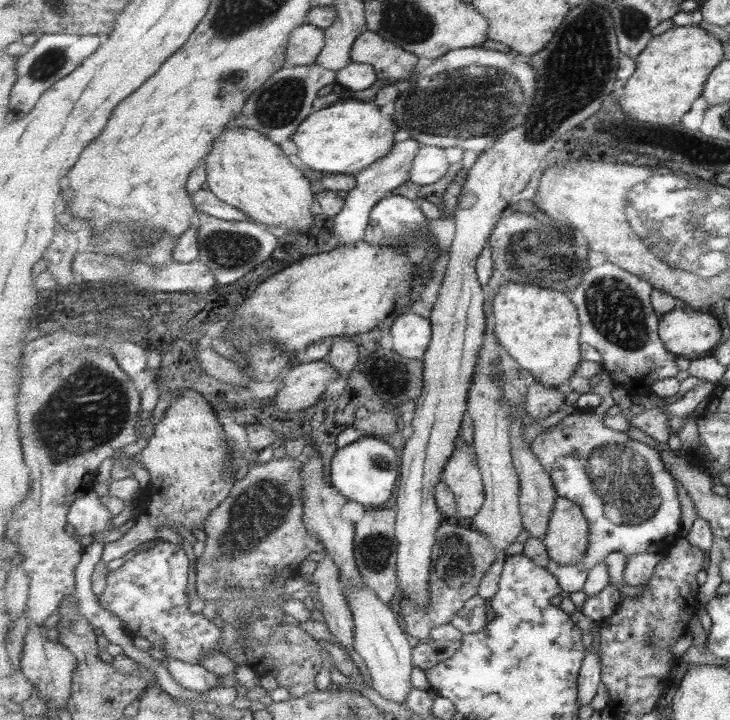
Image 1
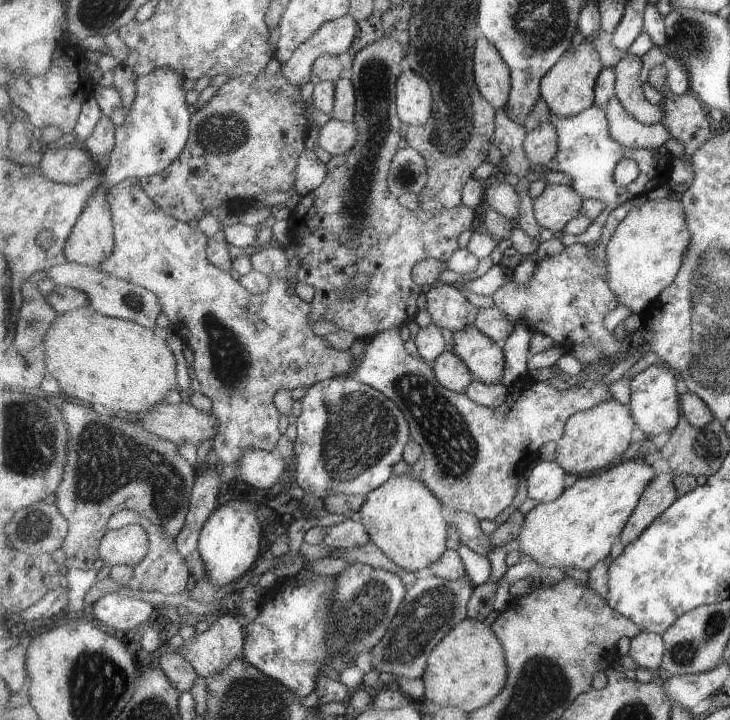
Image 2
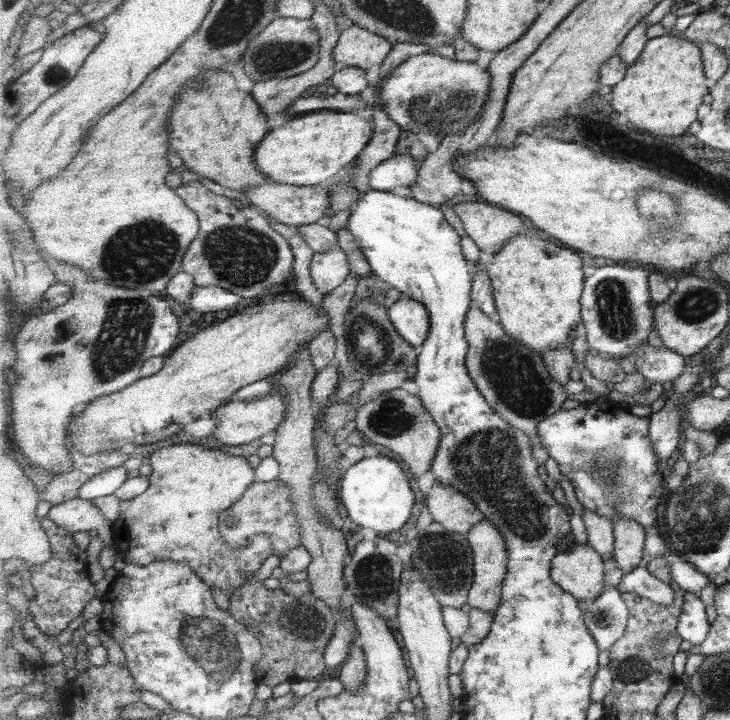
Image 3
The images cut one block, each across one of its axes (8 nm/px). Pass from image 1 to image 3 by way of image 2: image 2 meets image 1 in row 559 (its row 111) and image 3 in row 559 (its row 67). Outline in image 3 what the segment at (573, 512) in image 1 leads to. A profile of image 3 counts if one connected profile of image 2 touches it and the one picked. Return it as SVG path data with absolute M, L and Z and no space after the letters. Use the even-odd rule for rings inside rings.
M575 542L569 544L567 551L557 553L551 566L551 577L578 600L591 602L605 590L607 568L602 554L591 544Z

